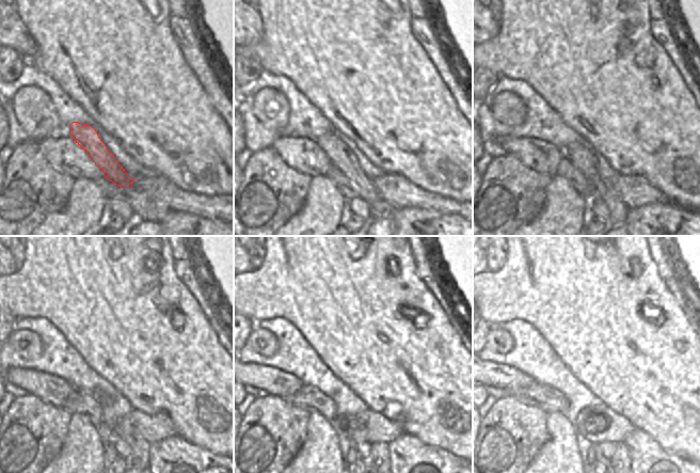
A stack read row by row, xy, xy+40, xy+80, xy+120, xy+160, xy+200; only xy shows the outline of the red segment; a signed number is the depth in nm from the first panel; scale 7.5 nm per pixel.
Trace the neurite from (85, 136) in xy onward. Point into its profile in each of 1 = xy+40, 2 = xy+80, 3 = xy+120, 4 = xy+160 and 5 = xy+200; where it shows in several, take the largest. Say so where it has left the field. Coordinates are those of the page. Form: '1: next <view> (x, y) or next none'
1: next xy+40 (340, 157)
2: next xy+80 (583, 160)
3: next xy+120 (140, 448)
4: next xy+160 (379, 452)
5: next xy+200 (621, 453)

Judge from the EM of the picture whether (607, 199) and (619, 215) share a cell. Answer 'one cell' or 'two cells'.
one cell

